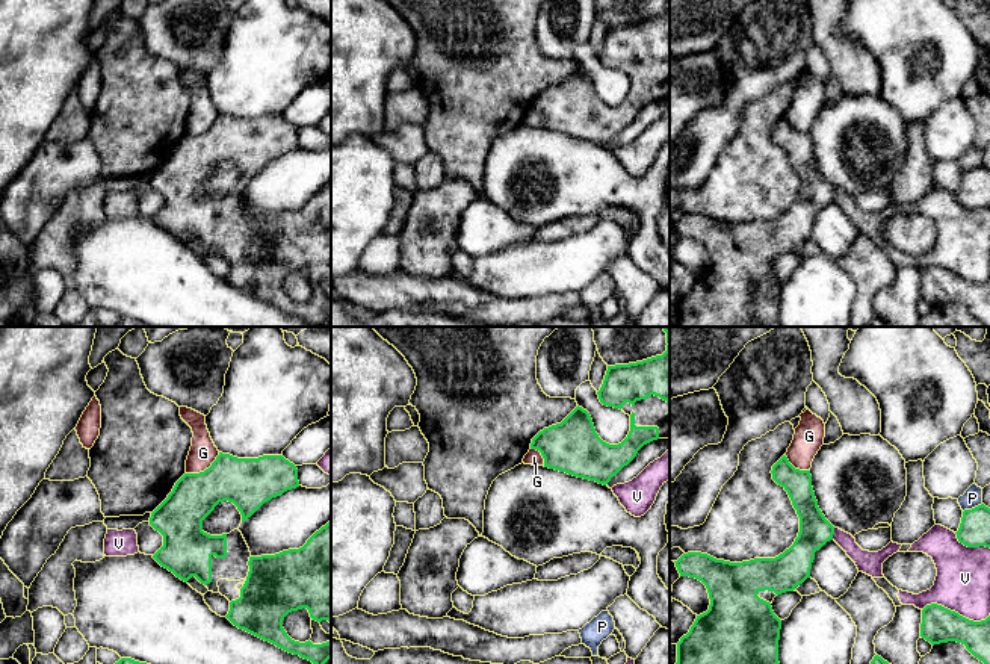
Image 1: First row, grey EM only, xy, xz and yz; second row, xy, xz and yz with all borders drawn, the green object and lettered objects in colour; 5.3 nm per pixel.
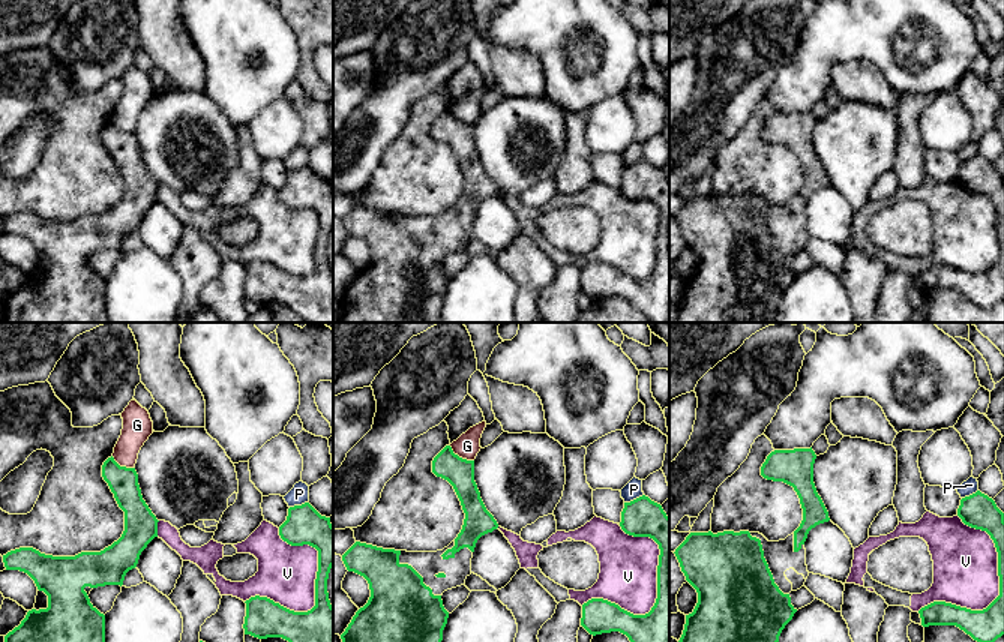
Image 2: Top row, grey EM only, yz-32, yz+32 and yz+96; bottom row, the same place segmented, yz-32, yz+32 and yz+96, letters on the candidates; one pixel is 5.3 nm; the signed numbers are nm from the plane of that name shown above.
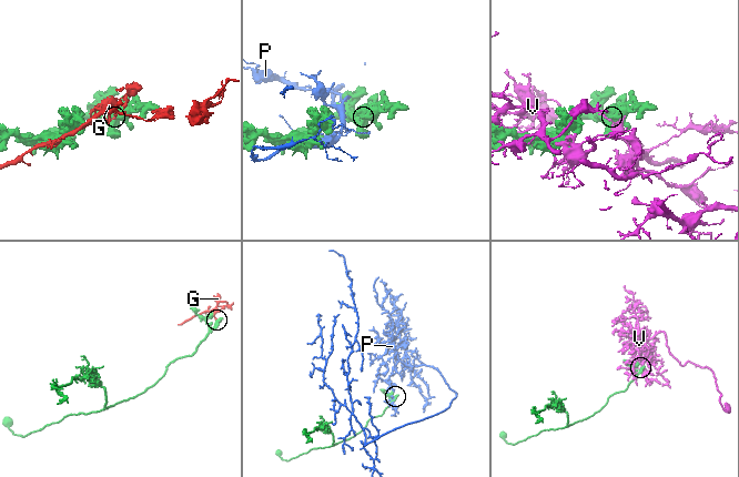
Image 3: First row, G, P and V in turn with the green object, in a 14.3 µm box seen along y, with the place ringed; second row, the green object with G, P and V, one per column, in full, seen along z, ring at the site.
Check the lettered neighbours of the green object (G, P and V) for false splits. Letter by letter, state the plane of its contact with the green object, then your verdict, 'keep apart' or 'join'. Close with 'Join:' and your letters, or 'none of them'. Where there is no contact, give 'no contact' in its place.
G: contact in xy; keep apart
P: contact in yz; keep apart
V: contact in yz; keep apart
Join: none of them

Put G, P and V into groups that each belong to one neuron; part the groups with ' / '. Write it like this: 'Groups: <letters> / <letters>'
Groups: G / P / V

